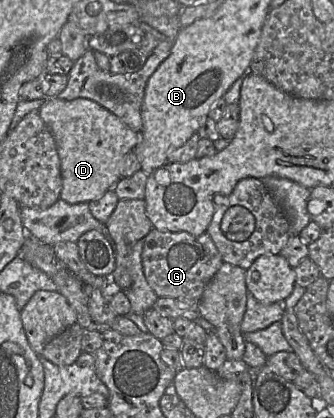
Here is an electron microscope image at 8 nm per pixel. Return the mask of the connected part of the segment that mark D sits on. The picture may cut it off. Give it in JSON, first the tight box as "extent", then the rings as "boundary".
{"extent":[38,97,139,204],"boundary":[[[53,97],[39,108],[38,113],[56,142],[62,200],[69,204],[89,203],[100,199],[115,186],[121,179],[125,156],[139,143],[139,133],[97,102],[85,98],[63,100]]]}

